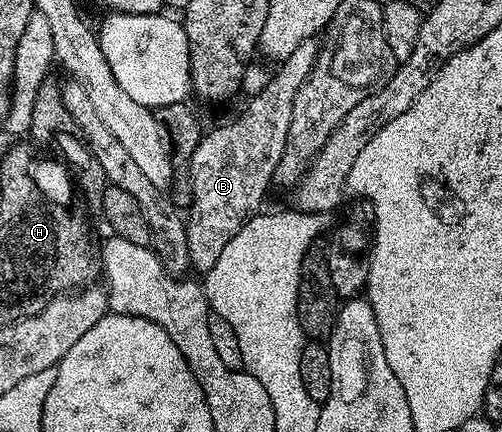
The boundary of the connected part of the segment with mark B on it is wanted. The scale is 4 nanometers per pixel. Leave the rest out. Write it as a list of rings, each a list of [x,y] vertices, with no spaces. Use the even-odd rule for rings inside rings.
[[[317,38],[305,39],[296,45],[296,50],[288,53],[288,57],[277,64],[278,72],[259,89],[258,95],[250,99],[239,119],[232,123],[226,123],[223,127],[214,127],[203,134],[202,140],[196,145],[196,153],[192,153],[190,158],[190,217],[185,220],[187,231],[187,247],[190,254],[190,266],[194,271],[205,273],[216,265],[216,260],[220,258],[220,253],[224,250],[224,245],[246,222],[259,210],[262,198],[266,195],[266,190],[274,183],[274,171],[280,165],[280,157],[284,157],[284,145],[288,141],[288,125],[292,125],[292,109],[294,99],[300,93],[308,73],[316,63],[320,43]]]

